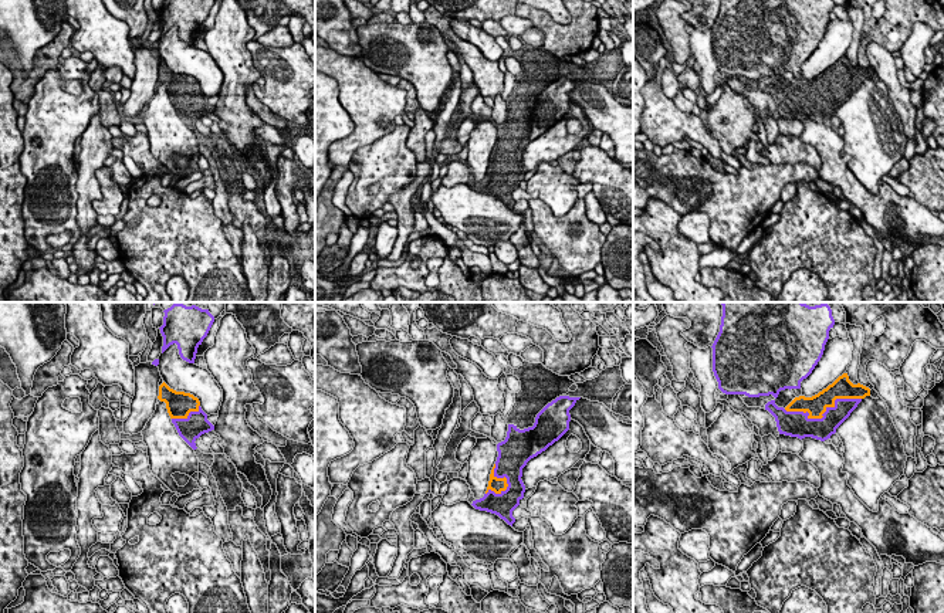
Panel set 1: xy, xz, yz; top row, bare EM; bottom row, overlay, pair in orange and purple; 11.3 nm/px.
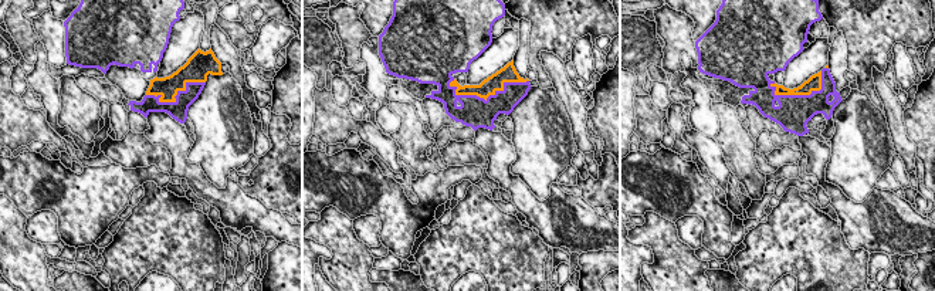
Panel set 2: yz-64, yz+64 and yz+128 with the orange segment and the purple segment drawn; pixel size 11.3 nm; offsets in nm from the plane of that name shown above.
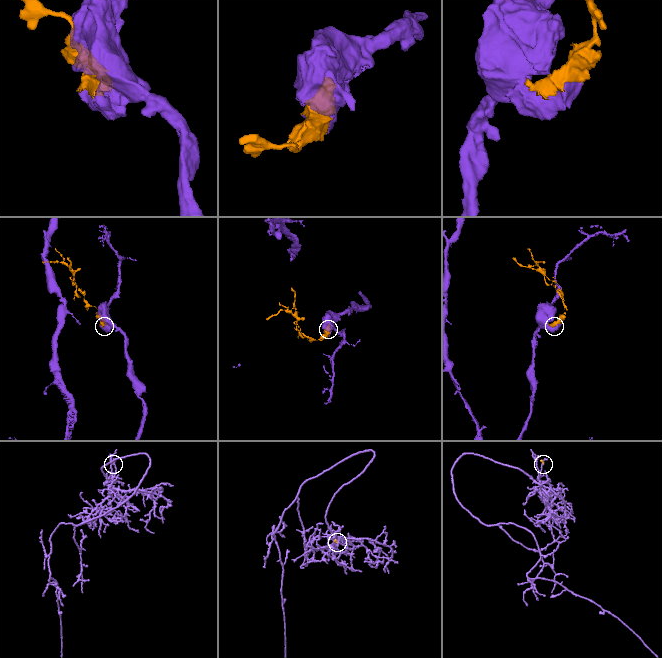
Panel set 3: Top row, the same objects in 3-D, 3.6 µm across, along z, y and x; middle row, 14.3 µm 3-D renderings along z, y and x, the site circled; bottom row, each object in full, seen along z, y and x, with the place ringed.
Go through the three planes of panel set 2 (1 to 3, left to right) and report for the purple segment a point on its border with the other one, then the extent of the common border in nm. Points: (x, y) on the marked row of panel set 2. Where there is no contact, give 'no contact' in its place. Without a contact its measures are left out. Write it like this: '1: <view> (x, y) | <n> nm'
1: yz-64 (176, 94) | 700 nm
2: yz+64 (487, 97) | 900 nm
3: yz+128 (800, 94) | 650 nm

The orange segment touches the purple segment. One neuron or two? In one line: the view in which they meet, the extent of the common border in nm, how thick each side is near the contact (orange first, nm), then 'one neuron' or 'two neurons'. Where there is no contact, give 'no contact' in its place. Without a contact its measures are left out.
yz | 900 nm | 240/260 nm | one neuron

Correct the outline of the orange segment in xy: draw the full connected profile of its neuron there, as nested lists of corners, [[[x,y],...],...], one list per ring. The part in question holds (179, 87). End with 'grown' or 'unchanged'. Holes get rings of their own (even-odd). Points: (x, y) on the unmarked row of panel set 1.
[[[165,64],[159,68],[160,84],[166,85],[168,95],[175,106],[179,118],[196,132],[196,122],[212,112],[214,108],[207,102],[207,96],[202,92],[200,84],[190,75],[176,74]]] | grown

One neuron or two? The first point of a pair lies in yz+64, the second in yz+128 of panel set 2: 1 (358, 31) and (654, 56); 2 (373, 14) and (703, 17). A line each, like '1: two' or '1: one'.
1: two
2: one

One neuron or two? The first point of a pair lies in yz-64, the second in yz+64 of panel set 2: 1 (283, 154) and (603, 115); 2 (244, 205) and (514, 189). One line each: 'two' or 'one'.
1: two
2: one

